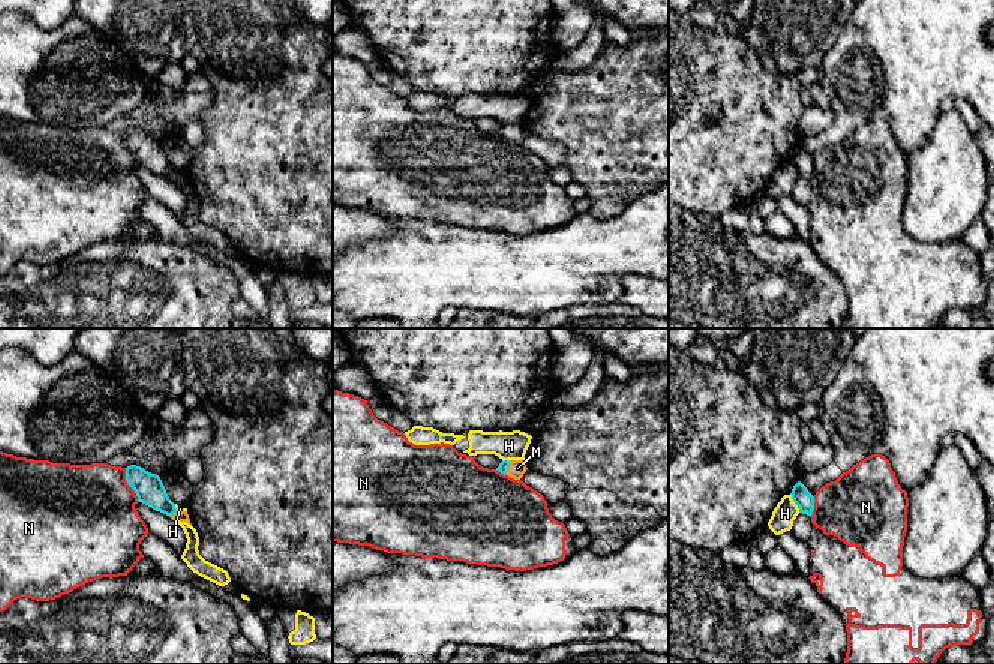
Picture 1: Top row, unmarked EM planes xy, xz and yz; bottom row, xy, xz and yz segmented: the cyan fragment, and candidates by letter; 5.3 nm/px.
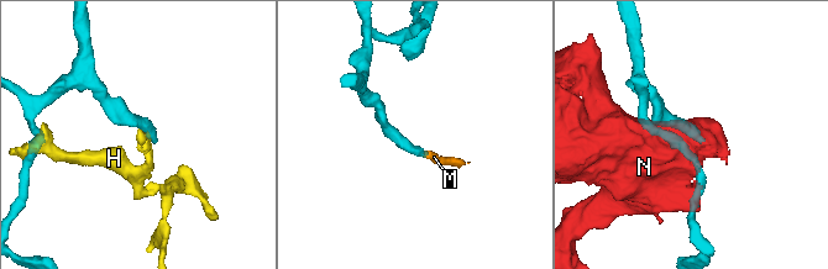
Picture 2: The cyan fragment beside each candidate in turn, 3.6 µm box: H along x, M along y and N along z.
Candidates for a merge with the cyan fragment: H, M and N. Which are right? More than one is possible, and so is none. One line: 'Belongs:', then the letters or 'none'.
Belongs: M

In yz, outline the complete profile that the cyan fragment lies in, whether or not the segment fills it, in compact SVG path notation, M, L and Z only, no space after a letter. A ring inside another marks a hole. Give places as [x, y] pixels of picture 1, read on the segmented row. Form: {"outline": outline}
{"outline": "M798 481L792 489L792 499L798 505L799 513L811 517L814 510L814 496L808 492L808 489Z"}

